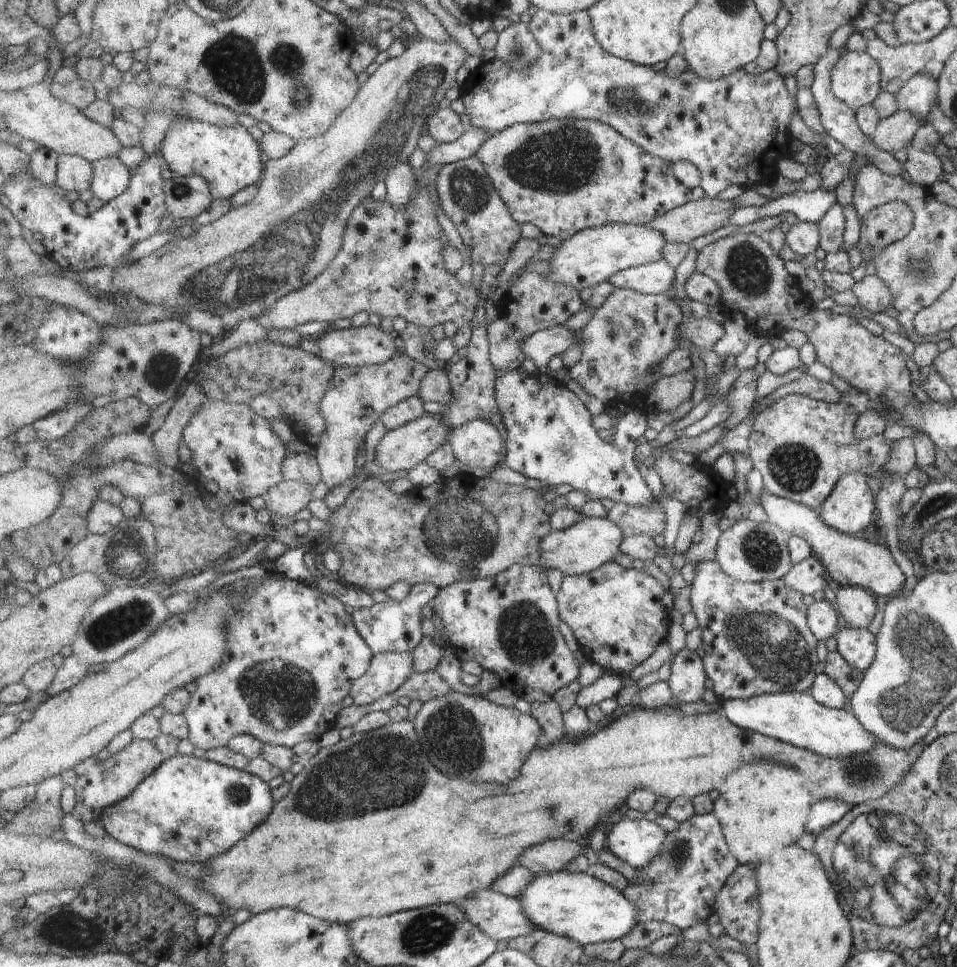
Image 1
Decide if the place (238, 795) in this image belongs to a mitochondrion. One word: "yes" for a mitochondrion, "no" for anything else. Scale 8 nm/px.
yes

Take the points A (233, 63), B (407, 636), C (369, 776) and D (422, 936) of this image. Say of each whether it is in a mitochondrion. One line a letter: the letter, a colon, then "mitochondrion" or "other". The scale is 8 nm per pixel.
A: mitochondrion
B: other
C: mitochondrion
D: mitochondrion

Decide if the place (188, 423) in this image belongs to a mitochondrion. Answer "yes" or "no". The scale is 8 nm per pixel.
no

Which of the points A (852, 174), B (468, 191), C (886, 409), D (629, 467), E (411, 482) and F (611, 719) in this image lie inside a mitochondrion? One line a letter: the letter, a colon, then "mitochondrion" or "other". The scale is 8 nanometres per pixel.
A: other
B: mitochondrion
C: other
D: other
E: other
F: other

